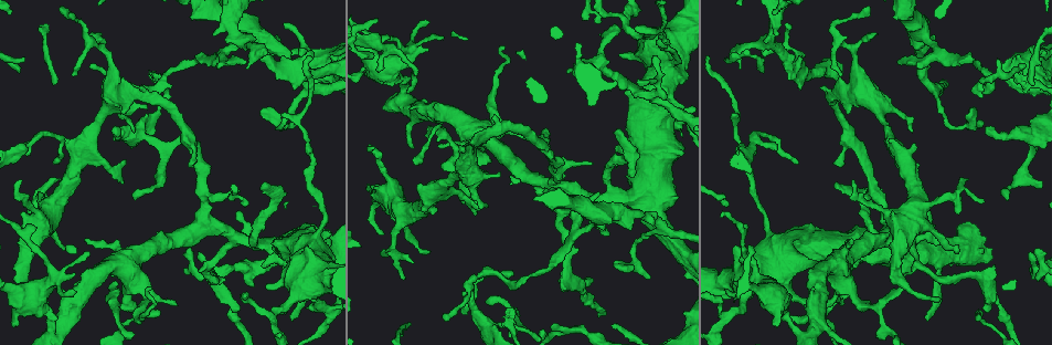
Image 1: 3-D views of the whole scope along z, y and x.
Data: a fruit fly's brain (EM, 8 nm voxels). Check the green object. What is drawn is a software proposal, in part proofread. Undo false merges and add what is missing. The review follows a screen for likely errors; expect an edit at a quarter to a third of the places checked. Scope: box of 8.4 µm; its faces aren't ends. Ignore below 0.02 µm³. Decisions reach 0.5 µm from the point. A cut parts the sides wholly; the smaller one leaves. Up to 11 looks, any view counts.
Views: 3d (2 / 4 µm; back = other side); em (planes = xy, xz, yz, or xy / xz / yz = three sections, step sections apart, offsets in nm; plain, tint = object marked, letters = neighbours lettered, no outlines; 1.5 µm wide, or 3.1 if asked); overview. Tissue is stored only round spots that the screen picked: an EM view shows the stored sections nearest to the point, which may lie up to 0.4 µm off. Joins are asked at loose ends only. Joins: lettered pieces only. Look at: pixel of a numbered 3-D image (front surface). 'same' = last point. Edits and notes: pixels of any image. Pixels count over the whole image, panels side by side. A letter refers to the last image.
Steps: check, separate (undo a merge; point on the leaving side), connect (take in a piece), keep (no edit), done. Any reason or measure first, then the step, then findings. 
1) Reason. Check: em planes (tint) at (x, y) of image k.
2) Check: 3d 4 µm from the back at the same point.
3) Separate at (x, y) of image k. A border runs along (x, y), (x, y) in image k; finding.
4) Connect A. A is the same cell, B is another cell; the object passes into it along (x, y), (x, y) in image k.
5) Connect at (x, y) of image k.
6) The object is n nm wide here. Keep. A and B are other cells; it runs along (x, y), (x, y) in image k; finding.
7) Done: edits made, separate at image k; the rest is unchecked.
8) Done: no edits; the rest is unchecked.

Thin end. Check: 3d 4 µm at (291, 319) of image 1.

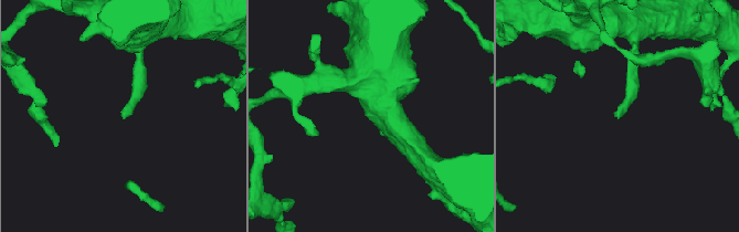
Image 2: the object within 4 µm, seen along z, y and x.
Shape alone is not enough. Check: em planes (plain) at (121, 115) of image 2.

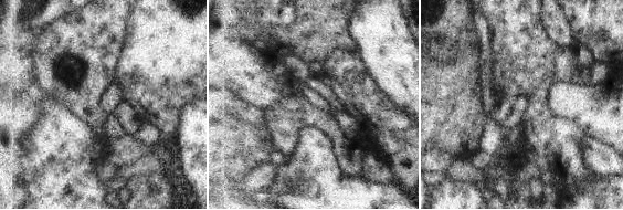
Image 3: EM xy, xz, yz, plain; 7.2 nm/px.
Check: em planes (letters) at the same point.

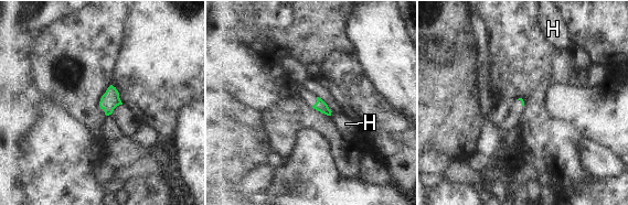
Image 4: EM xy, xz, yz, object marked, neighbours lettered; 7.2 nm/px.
Keep. H is another cell; a border runs along (332, 111), (330, 115) in image 4; none of them fits.

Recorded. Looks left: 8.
Free end. Check: 3d 4 µm from the back at (959, 210) of image 1.

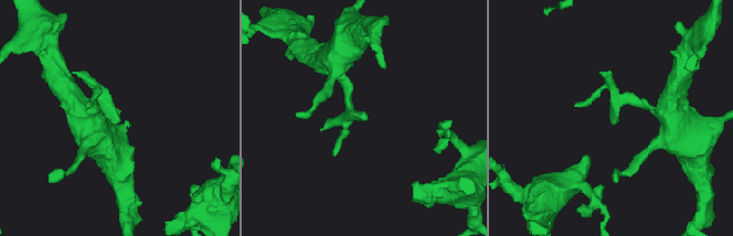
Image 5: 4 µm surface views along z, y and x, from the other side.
Check: em planes (tint) at (610, 119) of image 5.

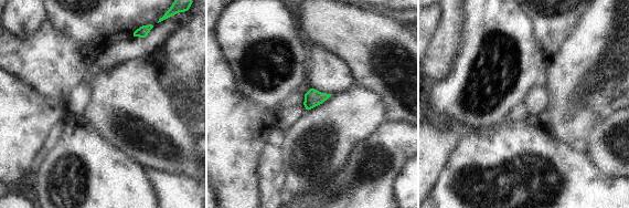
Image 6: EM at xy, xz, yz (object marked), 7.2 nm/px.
See the neighbours. Check: em planes (letters) at the same point.

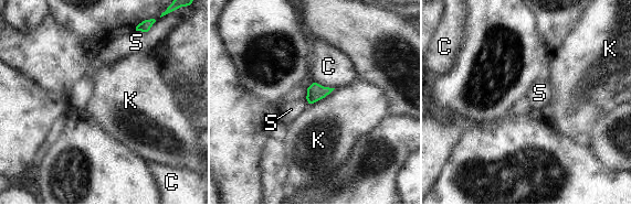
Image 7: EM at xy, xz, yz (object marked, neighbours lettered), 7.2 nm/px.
Keep. C, K and S are other cells; no lettered piece goes on from it.

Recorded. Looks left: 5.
An open end. Check: 3d 2 µm at (854, 180) of image 1.

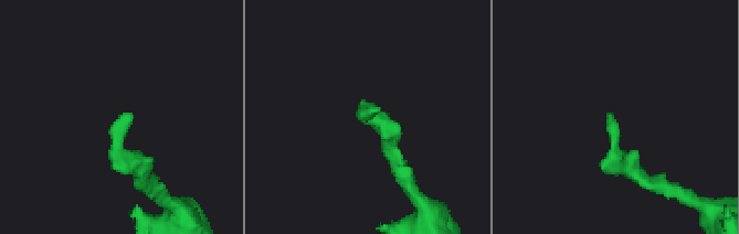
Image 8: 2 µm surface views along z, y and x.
Check: em xz step 8 (tint) at (375, 107) of image 8.

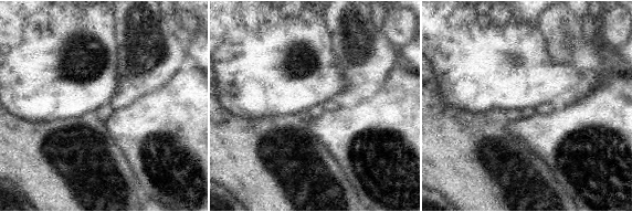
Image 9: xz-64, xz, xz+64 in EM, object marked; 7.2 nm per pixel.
Check: em planes (letters) at the same point.

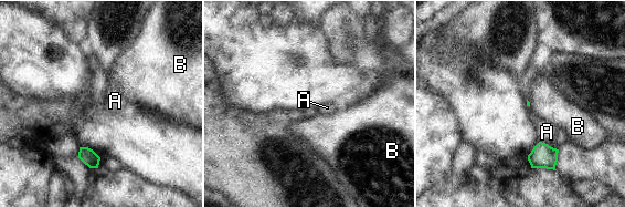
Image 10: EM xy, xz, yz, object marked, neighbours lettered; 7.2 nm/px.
Keep. A and B are other cells; a border runs along (539, 141), (547, 144) in image 10; none of them fits.

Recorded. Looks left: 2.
Sharp bend. Check: em planes (letters) at (634, 253) of image 1.

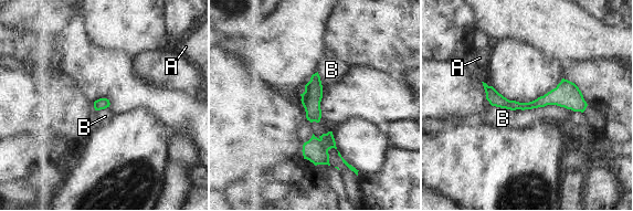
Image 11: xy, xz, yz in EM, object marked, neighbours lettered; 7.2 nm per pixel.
Keep. A and B are other cells; a border runs along (492, 105), (524, 111) in image 11; all the same neuron.

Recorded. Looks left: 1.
Done: no edits; the rest is unchecked.

